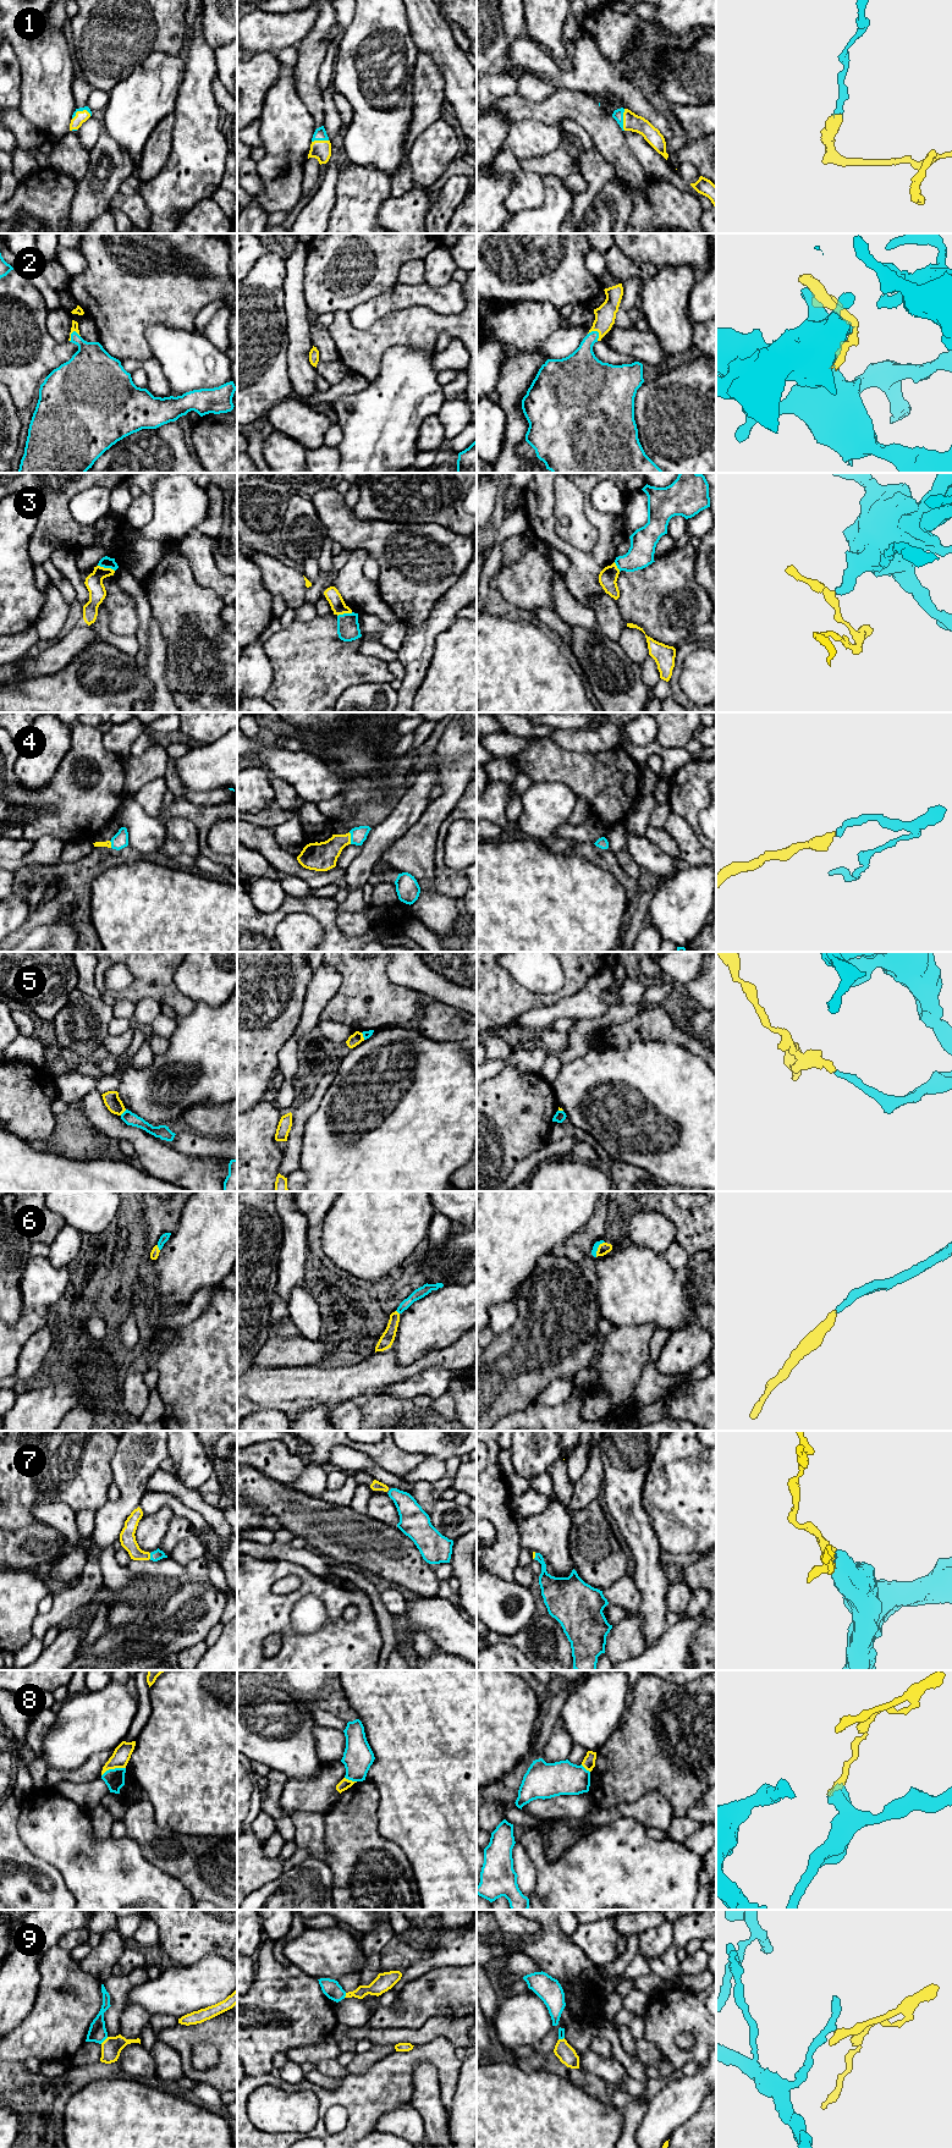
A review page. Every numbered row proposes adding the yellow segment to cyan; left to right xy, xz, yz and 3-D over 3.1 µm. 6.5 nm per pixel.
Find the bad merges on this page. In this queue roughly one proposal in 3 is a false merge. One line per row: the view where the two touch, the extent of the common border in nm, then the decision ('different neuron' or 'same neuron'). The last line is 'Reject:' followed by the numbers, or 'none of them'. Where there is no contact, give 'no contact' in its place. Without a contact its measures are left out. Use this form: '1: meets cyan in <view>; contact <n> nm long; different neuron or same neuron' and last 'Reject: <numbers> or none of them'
1: meets cyan in yz; contact 140 nm long; same neuron
2: meets cyan in yz; contact 90 nm long; same neuron
3: meets cyan in xy; contact 120 nm long; different neuron
4: meets cyan in xz; contact 80 nm long; same neuron
5: meets cyan in xy; contact 60 nm long; different neuron
6: meets cyan in yz; contact 120 nm long; same neuron
7: meets cyan in xy; contact 40 nm long; same neuron
8: meets cyan in xy; contact 170 nm long; different neuron
9: meets cyan in xy; contact 70 nm long; different neuron
Reject: 3, 5, 8, 9

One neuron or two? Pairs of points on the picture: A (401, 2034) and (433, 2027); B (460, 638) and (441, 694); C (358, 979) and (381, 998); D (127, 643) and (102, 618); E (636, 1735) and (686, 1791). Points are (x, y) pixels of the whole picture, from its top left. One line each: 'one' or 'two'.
A: one
B: one
C: one
D: one
E: one

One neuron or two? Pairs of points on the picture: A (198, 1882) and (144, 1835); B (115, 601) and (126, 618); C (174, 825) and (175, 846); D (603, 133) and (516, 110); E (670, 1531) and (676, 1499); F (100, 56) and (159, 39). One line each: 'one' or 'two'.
A: one
B: one
C: one
D: one
E: one
F: one

